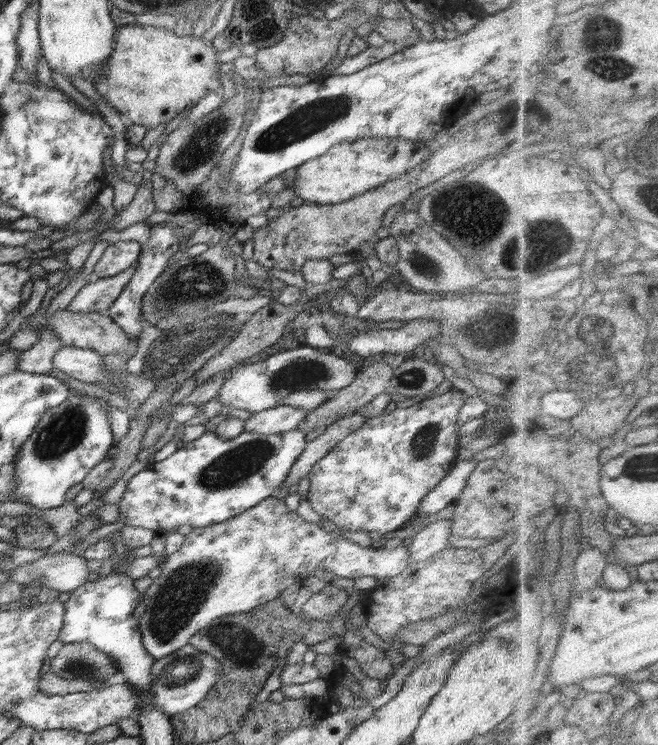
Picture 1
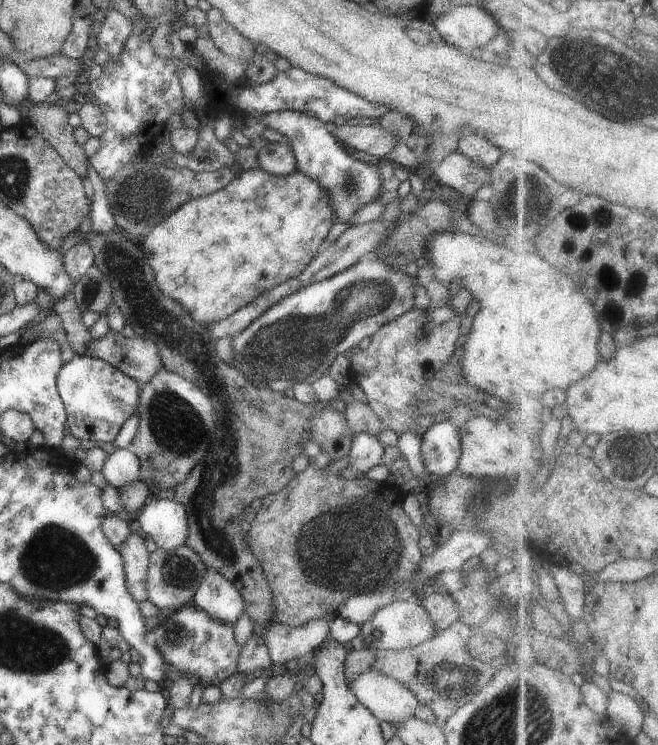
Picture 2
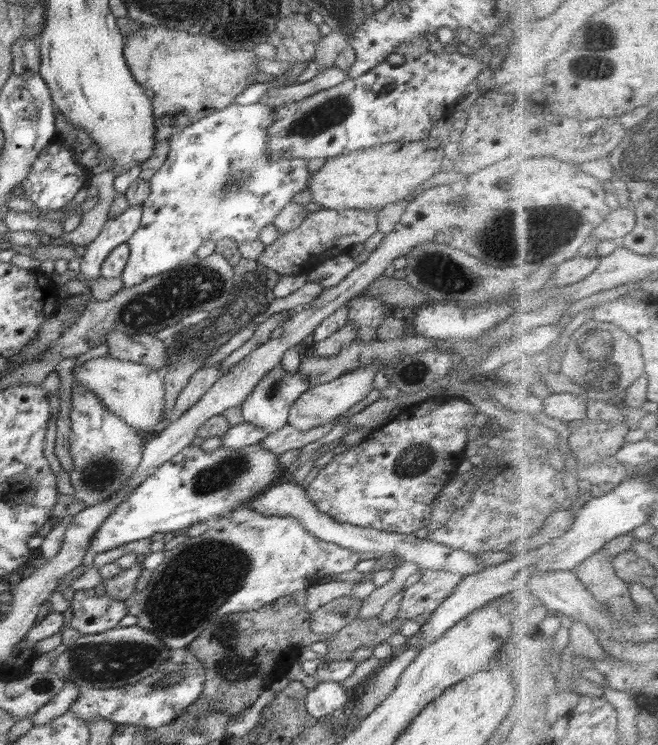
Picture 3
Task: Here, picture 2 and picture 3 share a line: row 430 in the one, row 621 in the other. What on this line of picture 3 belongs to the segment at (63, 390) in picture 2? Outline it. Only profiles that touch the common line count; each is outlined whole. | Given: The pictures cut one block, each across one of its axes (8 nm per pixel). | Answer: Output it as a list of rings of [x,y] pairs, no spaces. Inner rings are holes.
[[[94,589],[76,591],[71,600],[72,620],[68,624],[69,628],[78,630],[81,635],[85,634],[102,634],[118,626],[118,623],[128,614],[125,601],[116,600],[109,594],[100,595],[94,593]]]

